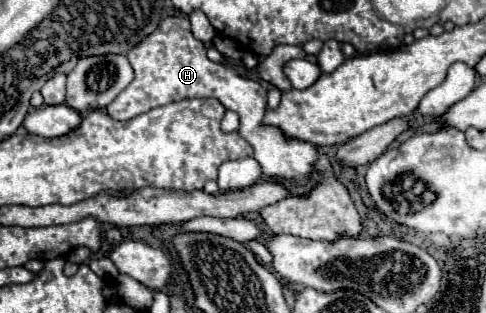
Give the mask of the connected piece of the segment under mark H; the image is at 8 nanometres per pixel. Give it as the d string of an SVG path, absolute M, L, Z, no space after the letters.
M171 16L163 18L159 28L147 36L139 46L135 46L129 54L129 64L135 70L133 82L107 106L107 112L113 120L131 120L151 108L179 102L185 98L217 98L227 110L239 114L241 126L239 134L253 146L255 160L261 164L263 174L275 178L279 182L295 180L303 184L309 176L315 160L317 150L303 140L293 136L285 136L277 126L263 124L267 112L267 90L261 82L237 76L229 66L211 62L205 56L203 42L195 40L189 28L189 20L185 16Z

